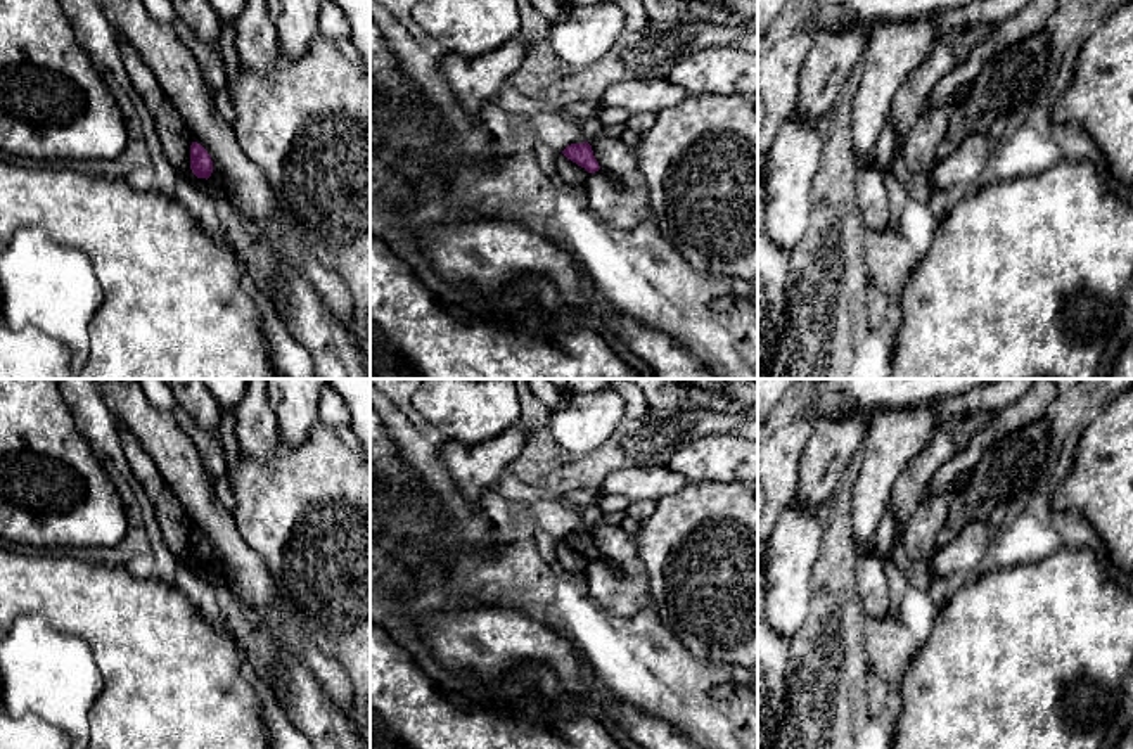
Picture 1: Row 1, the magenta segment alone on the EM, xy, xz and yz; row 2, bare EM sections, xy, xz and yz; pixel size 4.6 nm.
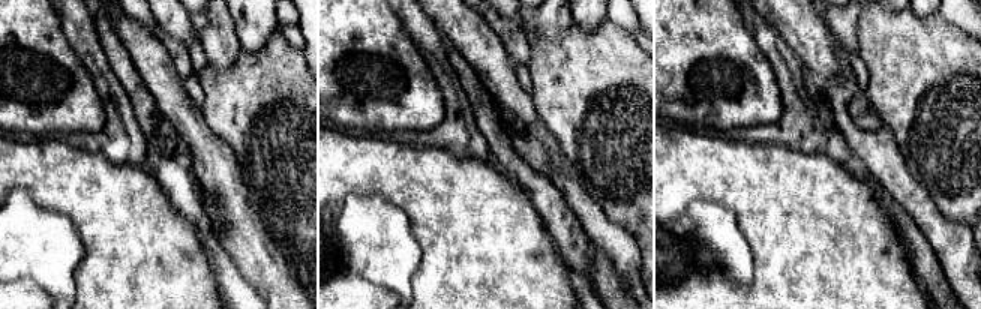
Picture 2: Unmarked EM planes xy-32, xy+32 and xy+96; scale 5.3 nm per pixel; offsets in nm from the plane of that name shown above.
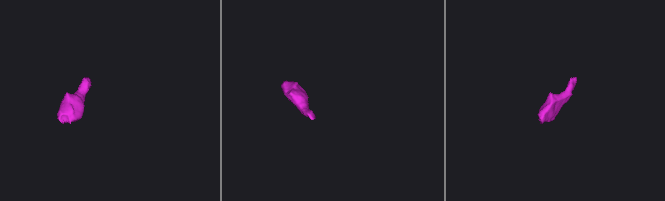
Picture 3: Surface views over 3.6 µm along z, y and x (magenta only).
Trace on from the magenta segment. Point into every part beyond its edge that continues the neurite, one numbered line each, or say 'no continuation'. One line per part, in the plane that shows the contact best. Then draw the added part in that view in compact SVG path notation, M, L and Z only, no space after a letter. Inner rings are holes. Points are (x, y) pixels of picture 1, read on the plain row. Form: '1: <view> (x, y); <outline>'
no continuation

